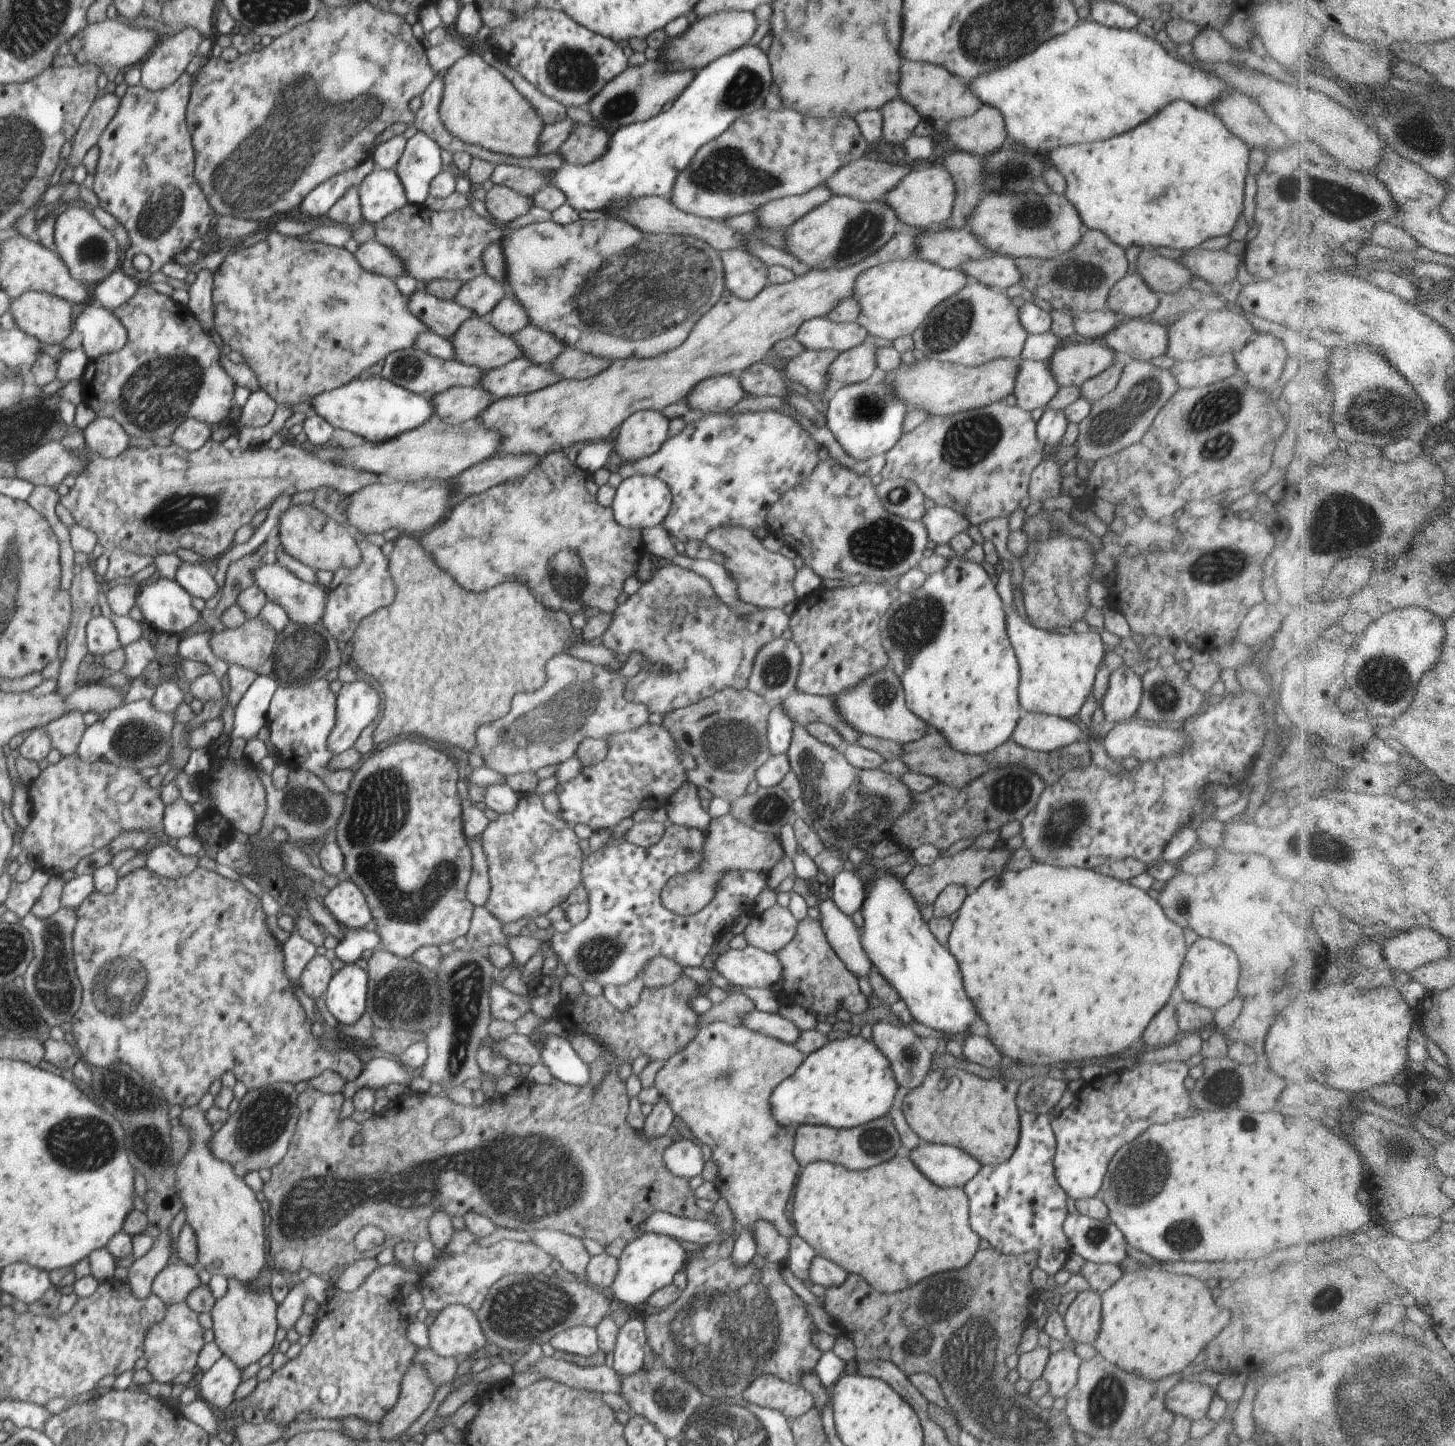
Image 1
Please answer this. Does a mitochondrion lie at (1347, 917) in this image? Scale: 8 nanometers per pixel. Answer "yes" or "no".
no

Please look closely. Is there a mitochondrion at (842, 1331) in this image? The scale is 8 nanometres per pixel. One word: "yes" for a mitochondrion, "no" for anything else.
no

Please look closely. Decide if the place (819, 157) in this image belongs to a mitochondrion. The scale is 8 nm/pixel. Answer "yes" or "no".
no

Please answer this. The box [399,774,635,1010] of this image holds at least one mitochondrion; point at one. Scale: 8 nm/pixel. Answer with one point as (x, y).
(598, 955)

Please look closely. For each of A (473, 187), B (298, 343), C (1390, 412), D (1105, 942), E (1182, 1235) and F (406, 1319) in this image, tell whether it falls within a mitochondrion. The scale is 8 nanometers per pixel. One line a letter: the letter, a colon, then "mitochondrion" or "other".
A: other
B: other
C: mitochondrion
D: other
E: mitochondrion
F: other

